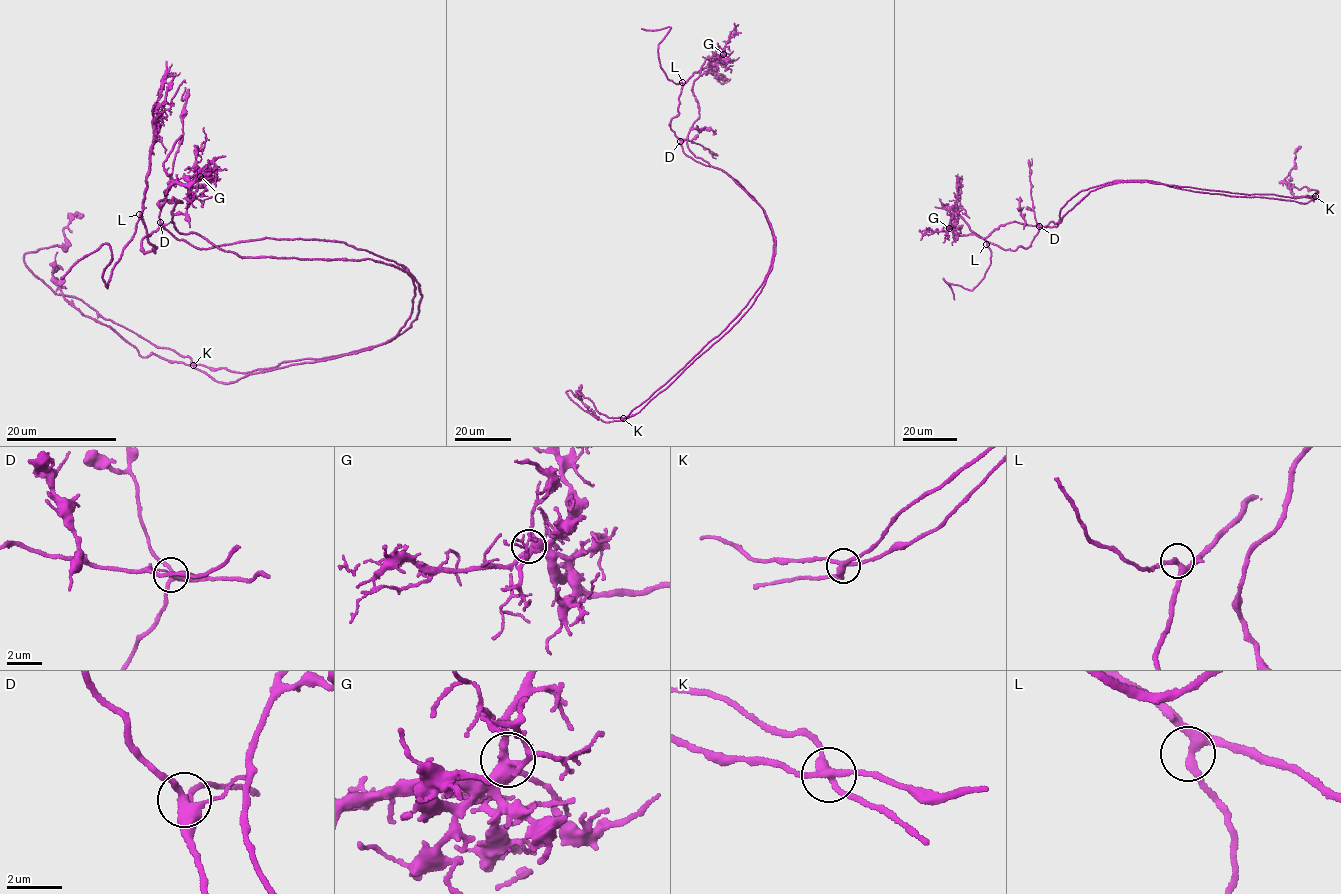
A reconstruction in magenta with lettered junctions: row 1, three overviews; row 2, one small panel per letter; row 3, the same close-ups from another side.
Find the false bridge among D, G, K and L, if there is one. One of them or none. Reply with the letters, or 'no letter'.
K

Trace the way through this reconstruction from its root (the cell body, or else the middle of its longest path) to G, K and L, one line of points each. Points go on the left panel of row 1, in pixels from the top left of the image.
G: (413, 290), (404, 266), (324, 239), (191, 246), (164, 226), (182, 202), (158, 205), (173, 184), (200, 176)
K: (413, 290), (416, 292), (413, 312), (406, 325), (400, 332), (369, 350), (249, 373), (223, 383), (193, 365)
L: (413, 290), (404, 266), (324, 239), (205, 250), (161, 225), (143, 239), (145, 252), (155, 248), (139, 214)

